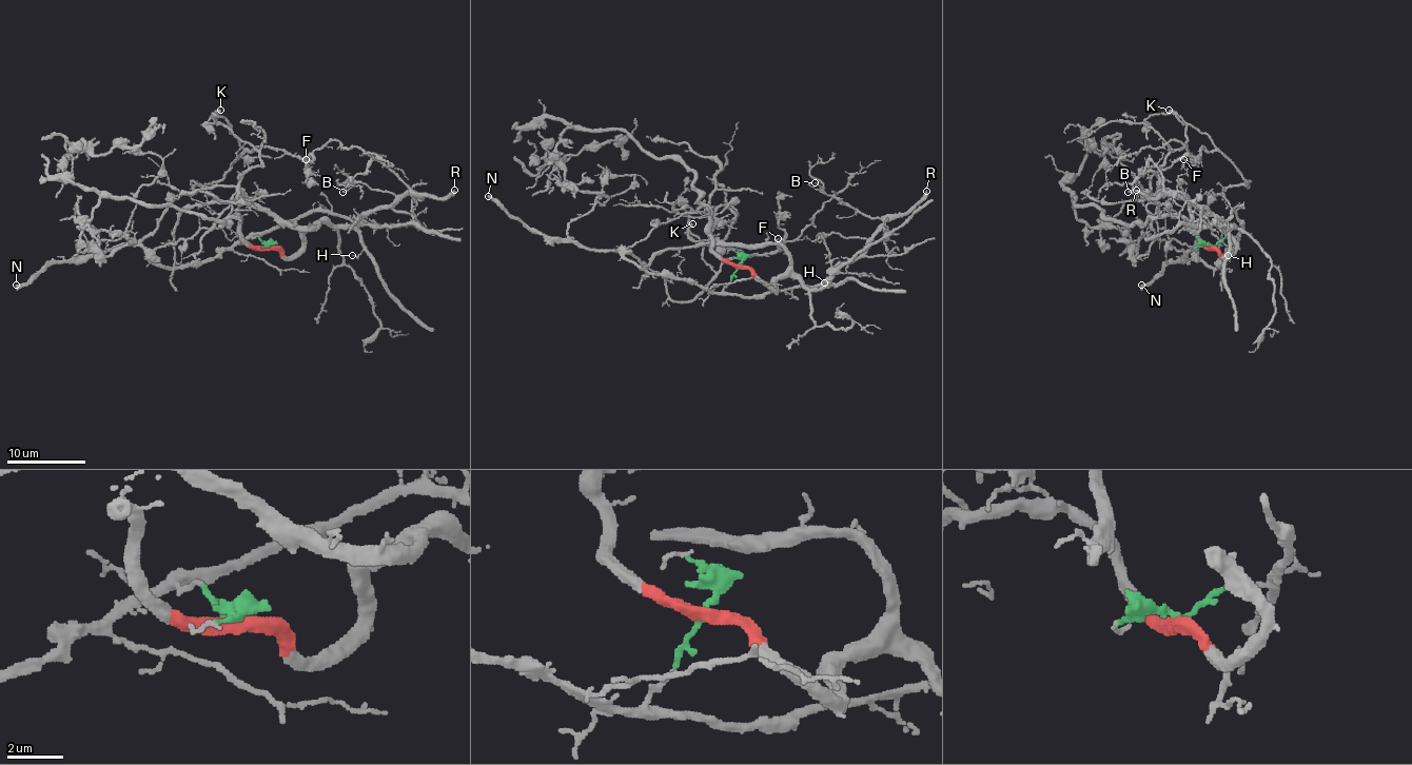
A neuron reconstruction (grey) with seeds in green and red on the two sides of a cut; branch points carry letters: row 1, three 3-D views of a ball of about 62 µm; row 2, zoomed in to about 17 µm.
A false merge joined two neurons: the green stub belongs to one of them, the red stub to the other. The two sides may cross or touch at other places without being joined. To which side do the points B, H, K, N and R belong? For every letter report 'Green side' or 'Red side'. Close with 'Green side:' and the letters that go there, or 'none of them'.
B: Red side
H: Red side
K: Red side
N: Green side
R: Red side
Green side: N

